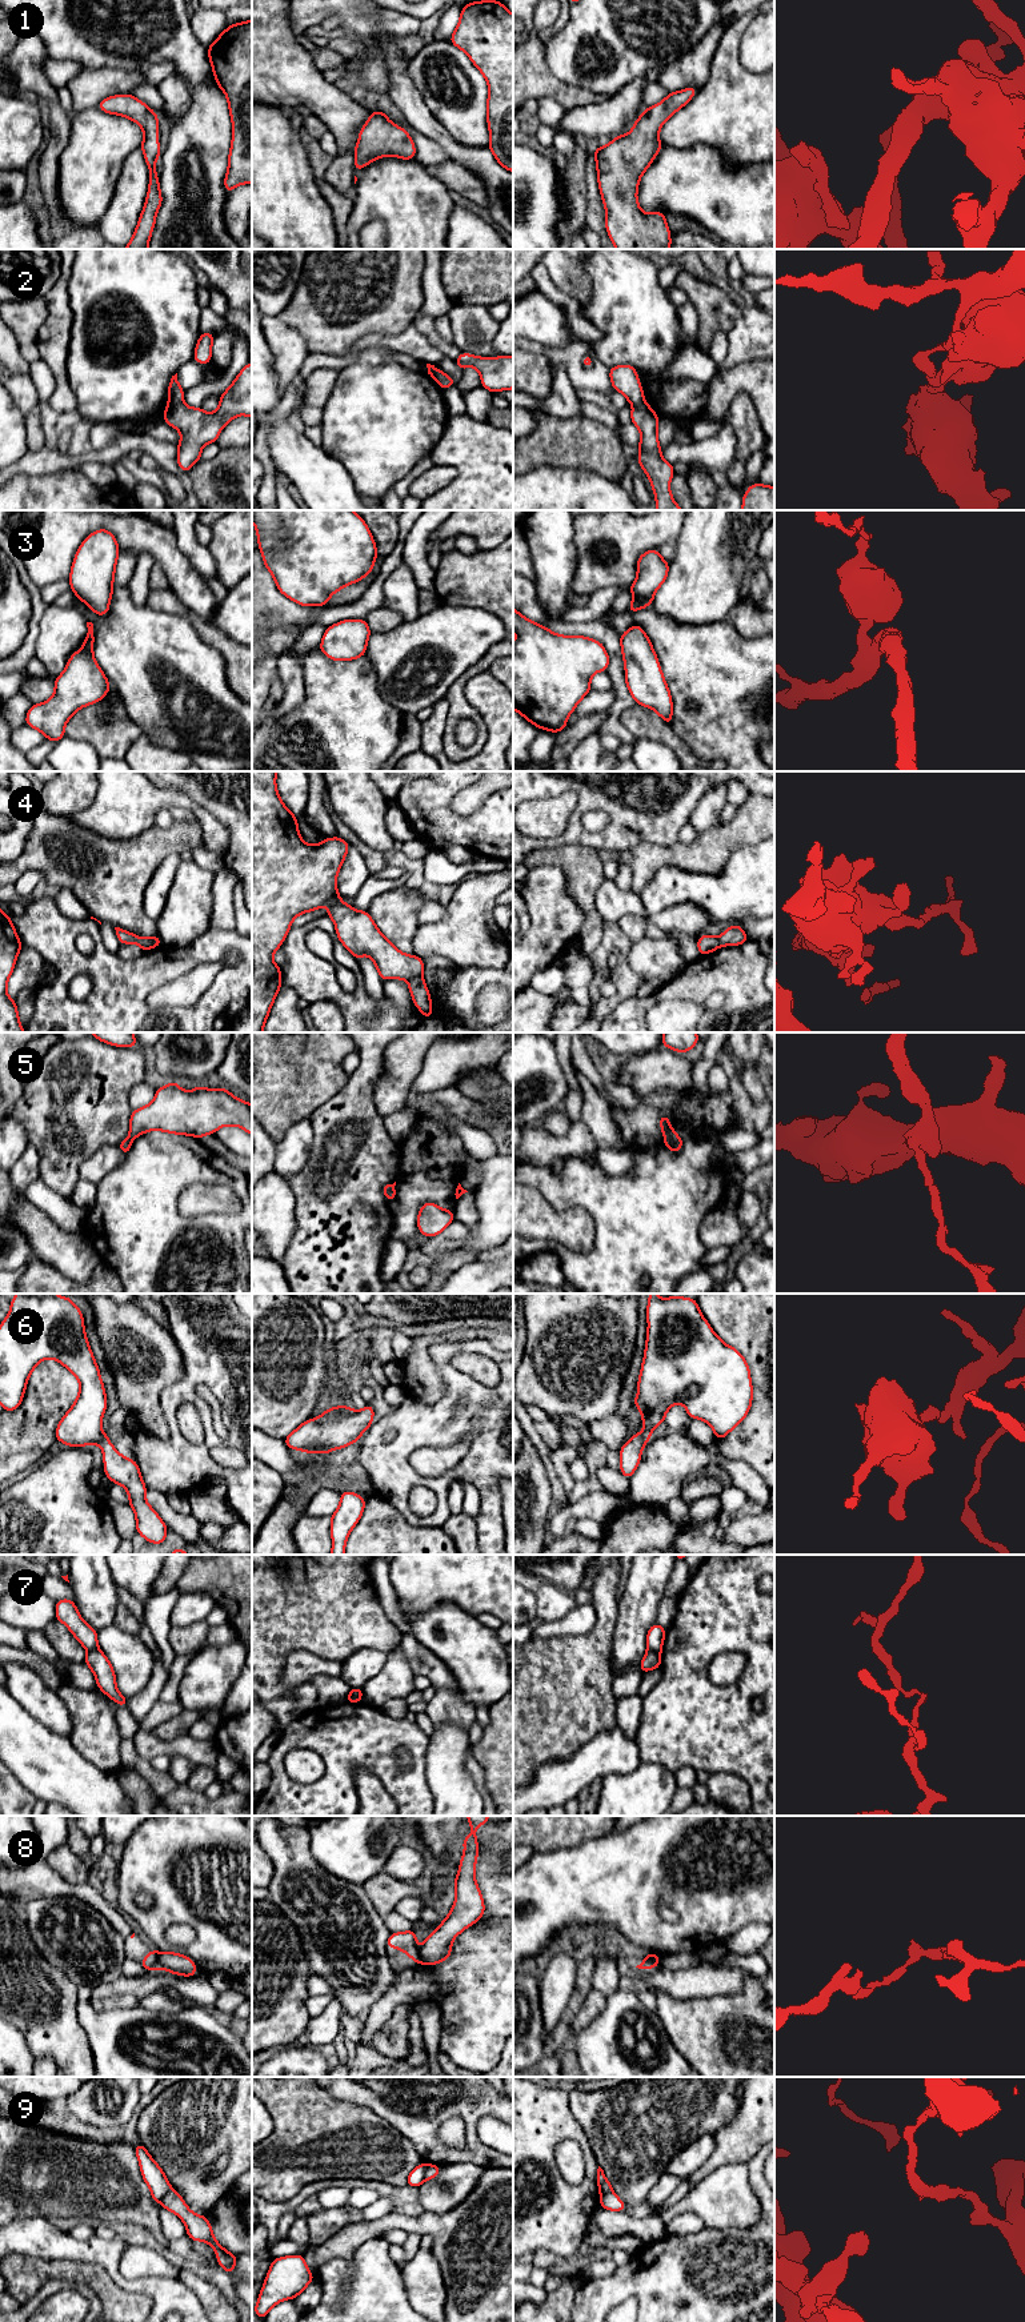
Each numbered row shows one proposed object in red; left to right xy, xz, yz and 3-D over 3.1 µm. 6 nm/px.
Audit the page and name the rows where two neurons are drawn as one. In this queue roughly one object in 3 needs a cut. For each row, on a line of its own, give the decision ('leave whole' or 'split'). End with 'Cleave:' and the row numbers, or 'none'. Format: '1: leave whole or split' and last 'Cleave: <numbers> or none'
1: leave whole
2: split
3: leave whole
4: split
5: split
6: leave whole
7: split
8: split
9: split
Cleave: 2, 4, 5, 7, 8, 9

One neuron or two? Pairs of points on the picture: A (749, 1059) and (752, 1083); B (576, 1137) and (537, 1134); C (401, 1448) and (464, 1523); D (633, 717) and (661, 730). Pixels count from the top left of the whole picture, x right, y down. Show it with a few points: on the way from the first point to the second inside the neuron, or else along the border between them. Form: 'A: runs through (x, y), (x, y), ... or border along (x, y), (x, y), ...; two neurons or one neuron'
A: runs through (749, 1065), (751, 1078); one neuron
B: runs through (567, 1142), (547, 1142); one neuron
C: border along (451, 1514), (441, 1527); two neurons
D: runs through (640, 721), (655, 728); one neuron

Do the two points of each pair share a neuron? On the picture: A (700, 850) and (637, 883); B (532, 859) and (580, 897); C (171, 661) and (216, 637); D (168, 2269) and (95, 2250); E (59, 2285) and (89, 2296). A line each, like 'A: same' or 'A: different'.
A: same
B: same
C: different
D: different
E: same

